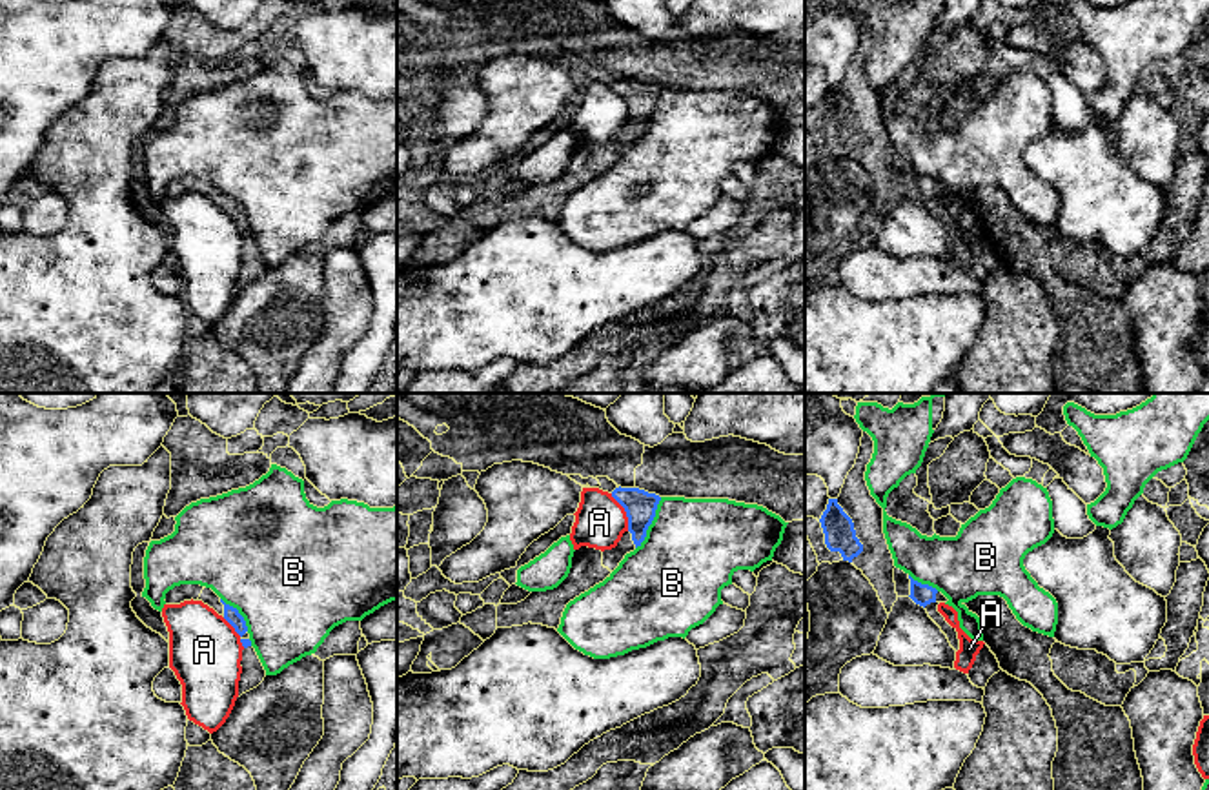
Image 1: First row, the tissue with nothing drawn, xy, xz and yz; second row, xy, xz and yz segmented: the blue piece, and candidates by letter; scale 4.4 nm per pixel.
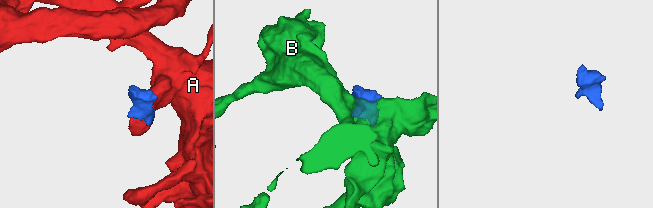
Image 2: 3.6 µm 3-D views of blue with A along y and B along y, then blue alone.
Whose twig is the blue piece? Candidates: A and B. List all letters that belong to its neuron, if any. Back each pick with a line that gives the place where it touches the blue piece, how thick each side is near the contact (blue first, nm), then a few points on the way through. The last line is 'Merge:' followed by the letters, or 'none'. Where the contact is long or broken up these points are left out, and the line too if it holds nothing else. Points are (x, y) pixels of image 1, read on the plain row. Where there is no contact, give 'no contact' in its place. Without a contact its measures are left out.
Merge: none

